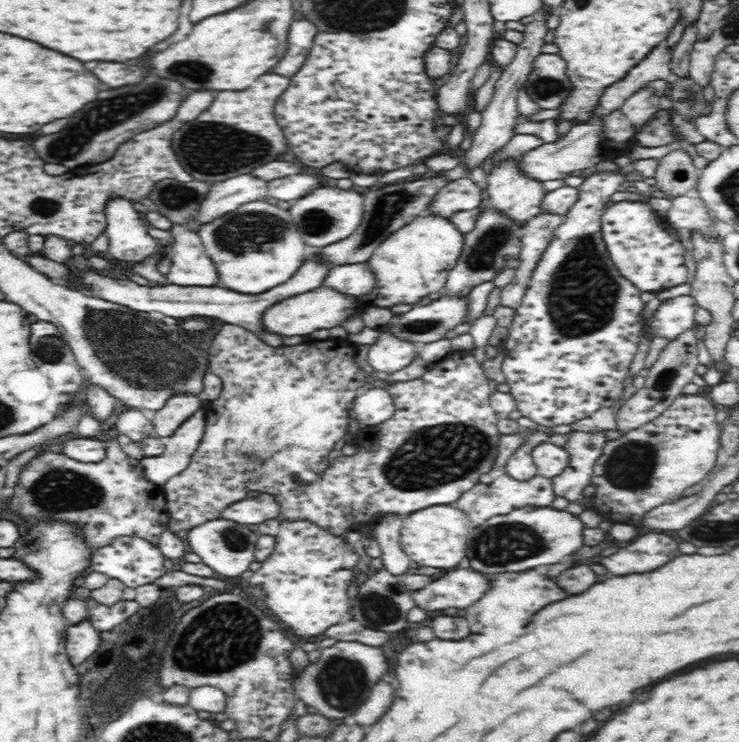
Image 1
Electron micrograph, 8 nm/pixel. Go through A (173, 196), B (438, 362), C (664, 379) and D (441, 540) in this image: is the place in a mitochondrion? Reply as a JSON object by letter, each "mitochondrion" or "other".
{"A":"mitochondrion","B":"other","C":"other","D":"other"}

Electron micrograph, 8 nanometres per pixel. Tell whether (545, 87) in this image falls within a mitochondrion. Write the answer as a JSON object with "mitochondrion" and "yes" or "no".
{"mitochondrion":"yes"}

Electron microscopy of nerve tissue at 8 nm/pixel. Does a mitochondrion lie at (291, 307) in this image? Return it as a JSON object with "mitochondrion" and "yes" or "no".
{"mitochondrion":"no"}

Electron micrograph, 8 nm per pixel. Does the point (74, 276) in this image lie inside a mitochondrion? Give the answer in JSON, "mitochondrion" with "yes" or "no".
{"mitochondrion":"no"}

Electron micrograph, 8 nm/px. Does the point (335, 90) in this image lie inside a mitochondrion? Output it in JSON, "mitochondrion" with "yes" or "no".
{"mitochondrion":"no"}

